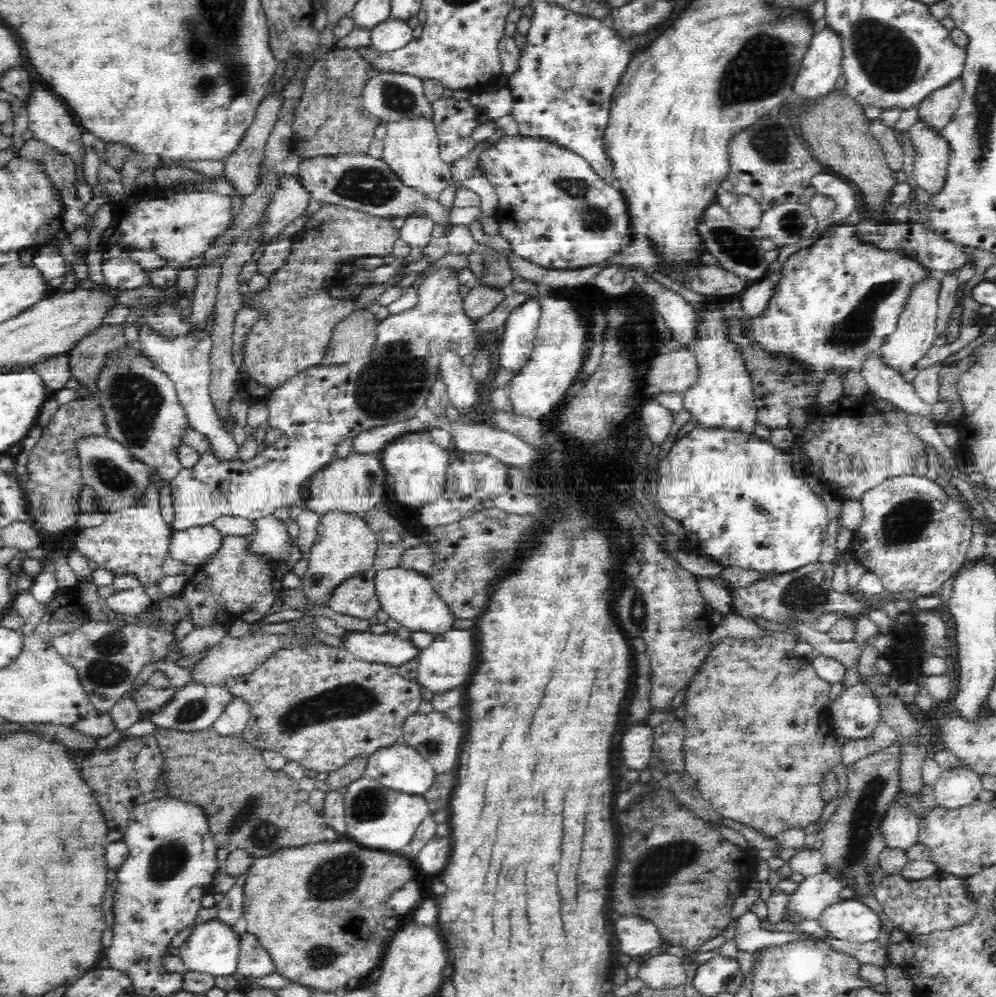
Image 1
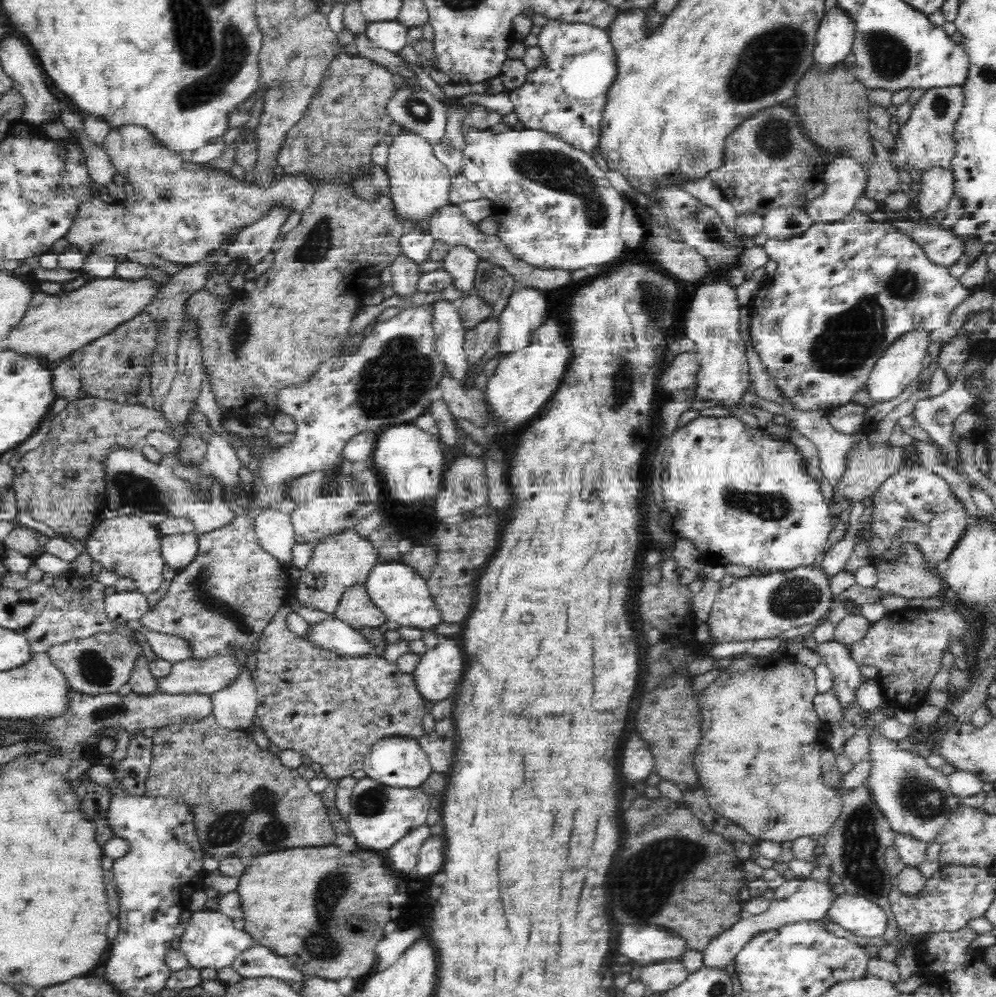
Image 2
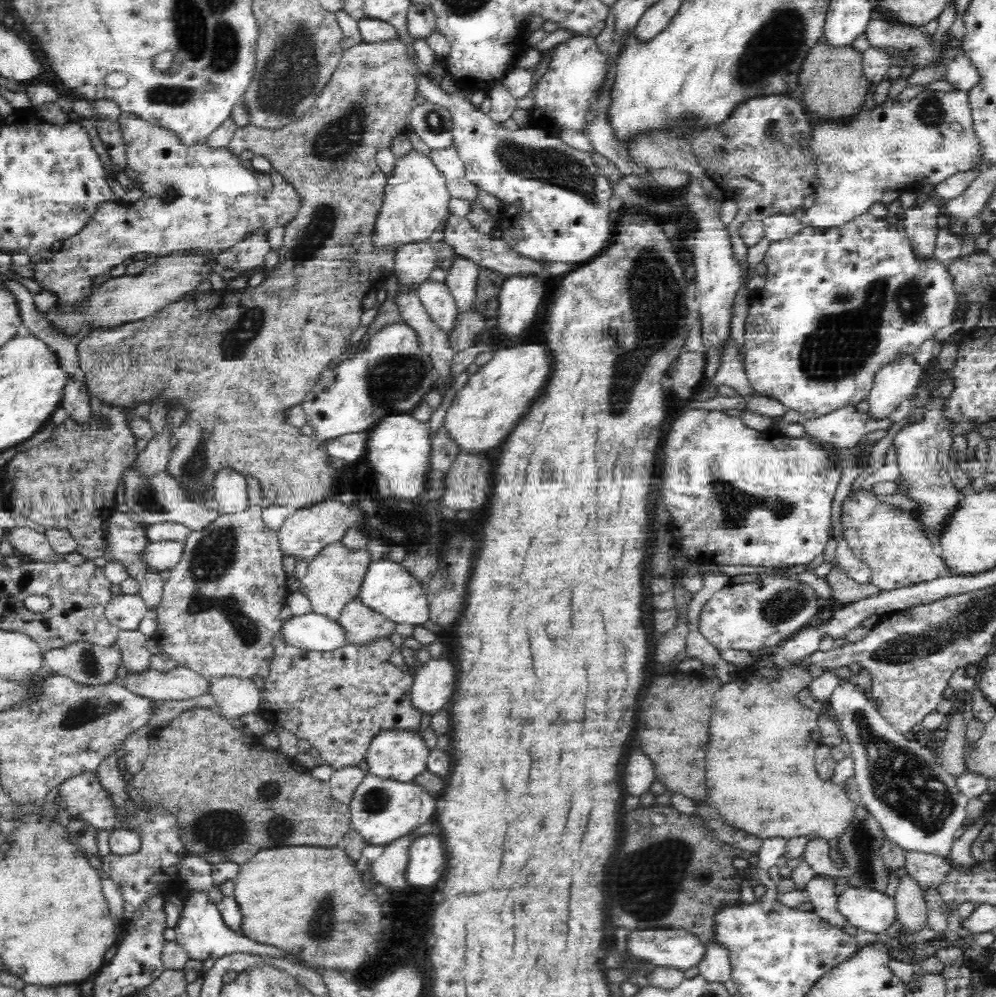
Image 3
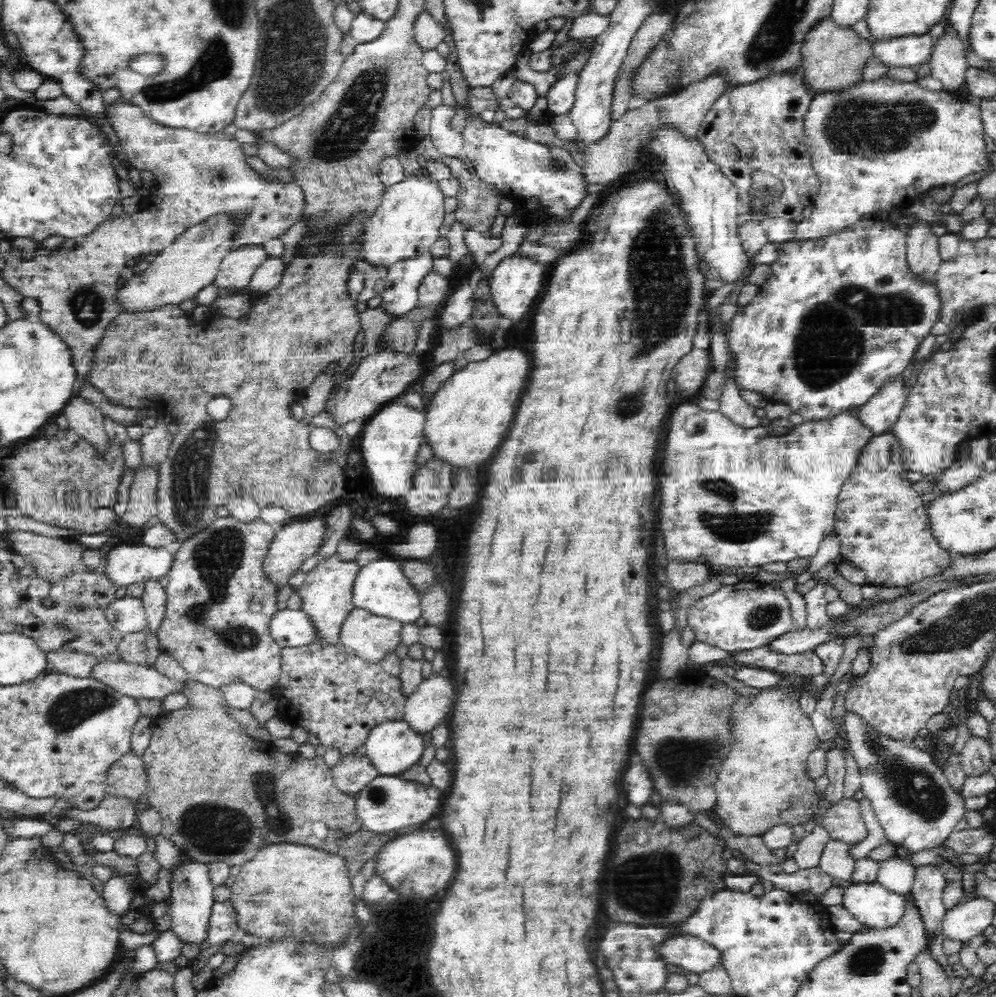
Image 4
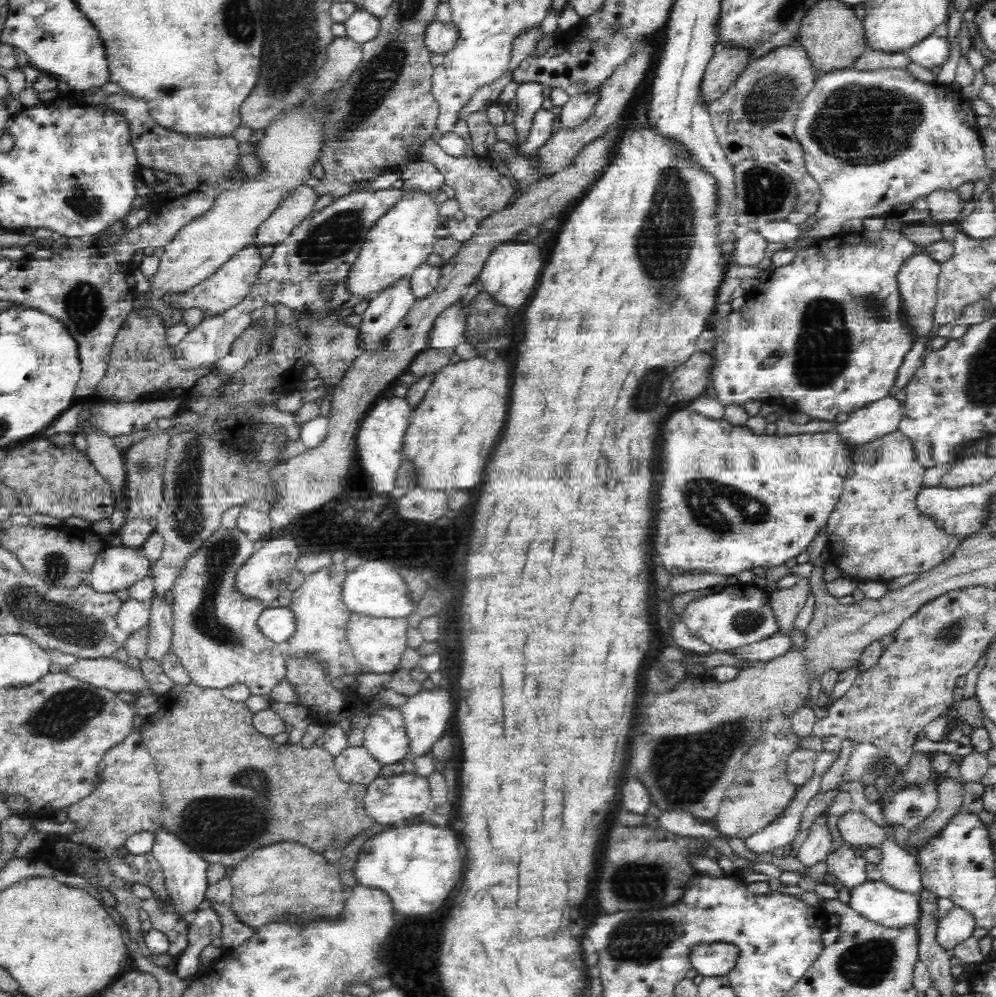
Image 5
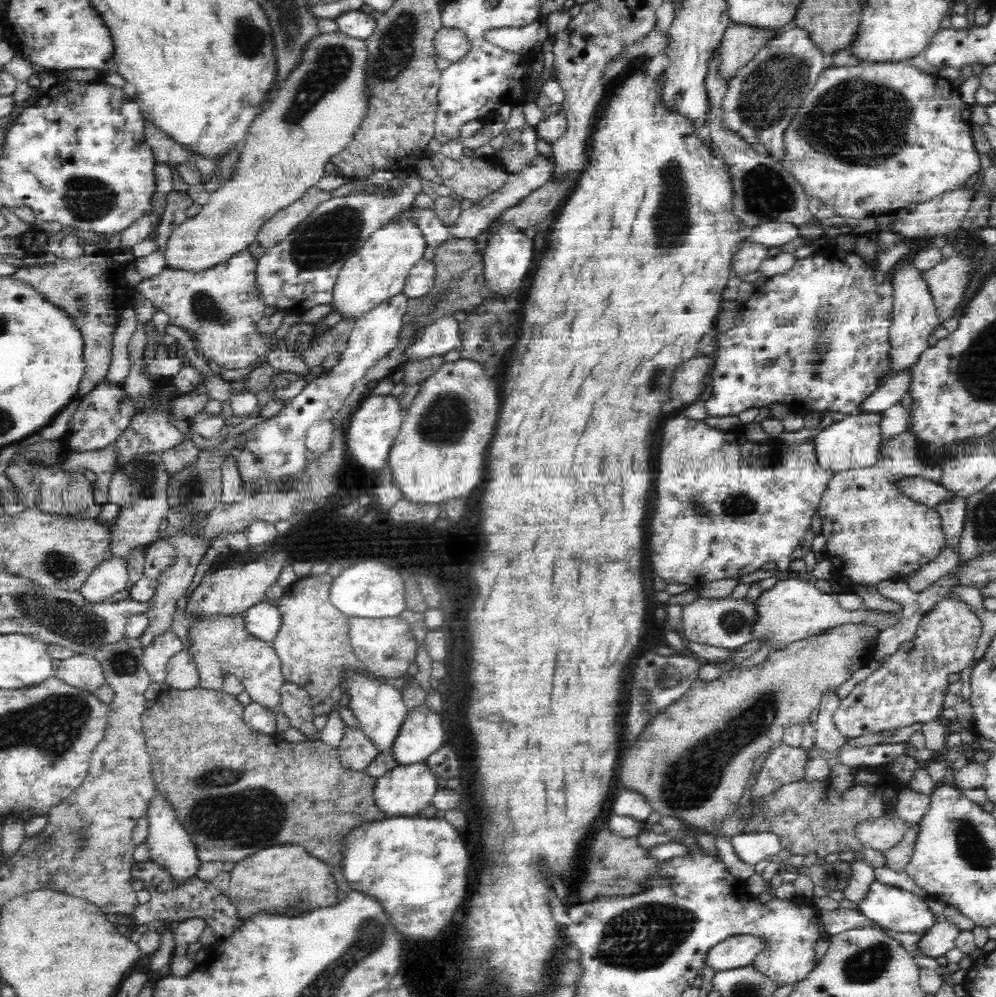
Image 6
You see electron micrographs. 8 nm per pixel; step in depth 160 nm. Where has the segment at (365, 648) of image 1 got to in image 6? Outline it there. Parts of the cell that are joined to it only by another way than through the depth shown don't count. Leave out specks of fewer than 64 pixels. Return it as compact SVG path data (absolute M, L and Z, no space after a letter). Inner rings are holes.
M261 602L246 610L245 625L250 635L266 641L270 646L282 626L282 615L278 607Z

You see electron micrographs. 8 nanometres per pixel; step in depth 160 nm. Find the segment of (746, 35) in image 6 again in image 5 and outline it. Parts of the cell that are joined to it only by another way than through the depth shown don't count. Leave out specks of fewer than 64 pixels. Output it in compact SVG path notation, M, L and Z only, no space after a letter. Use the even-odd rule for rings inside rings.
M714 48L699 84L699 104L708 106L722 98L749 62L745 48Z

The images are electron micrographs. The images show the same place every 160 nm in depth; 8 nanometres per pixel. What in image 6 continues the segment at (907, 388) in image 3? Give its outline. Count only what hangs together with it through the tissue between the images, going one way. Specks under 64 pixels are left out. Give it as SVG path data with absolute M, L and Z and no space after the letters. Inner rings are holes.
M862 411L846 415L843 420L836 421L813 436L814 443L817 444L818 462L825 469L832 469L842 472L846 469L869 467L877 461L877 450L882 442L882 412Z

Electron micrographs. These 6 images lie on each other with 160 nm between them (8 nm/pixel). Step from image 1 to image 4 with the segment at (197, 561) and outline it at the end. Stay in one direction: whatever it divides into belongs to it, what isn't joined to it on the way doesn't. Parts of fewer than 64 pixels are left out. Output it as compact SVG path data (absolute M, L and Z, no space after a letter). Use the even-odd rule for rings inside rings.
M118 544L106 554L104 571L119 588L136 581L156 581L167 574L175 555L164 546L152 548L145 544Z

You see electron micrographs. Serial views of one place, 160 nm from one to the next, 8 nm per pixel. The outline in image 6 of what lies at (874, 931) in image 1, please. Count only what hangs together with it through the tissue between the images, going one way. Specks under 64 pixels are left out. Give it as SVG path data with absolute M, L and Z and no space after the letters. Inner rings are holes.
M878 881L872 882L867 888L866 894L857 902L857 910L870 922L889 931L908 934L911 937L915 937L916 934L920 934L934 924L925 899L901 888L888 886Z

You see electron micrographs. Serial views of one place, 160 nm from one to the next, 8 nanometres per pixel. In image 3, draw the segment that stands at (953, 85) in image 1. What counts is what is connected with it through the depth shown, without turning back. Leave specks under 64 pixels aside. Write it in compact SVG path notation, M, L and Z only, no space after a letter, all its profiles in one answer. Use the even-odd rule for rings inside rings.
M926 89L908 101L888 98L882 106L867 106L854 116L850 124L814 124L810 144L816 156L819 186L815 190L814 205L801 214L804 227L836 228L854 220L881 200L888 187L900 187L901 192L915 192L926 184L938 184L953 174L968 172L979 157L979 142L972 126L969 94L966 91L932 91Z

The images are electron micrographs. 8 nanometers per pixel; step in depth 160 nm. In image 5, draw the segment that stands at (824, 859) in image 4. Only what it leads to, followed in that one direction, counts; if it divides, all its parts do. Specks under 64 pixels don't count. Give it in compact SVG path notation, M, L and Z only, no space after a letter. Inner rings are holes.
M844 843L834 852L829 852L825 863L829 874L835 876L848 890L867 881L865 859L856 856L851 844Z

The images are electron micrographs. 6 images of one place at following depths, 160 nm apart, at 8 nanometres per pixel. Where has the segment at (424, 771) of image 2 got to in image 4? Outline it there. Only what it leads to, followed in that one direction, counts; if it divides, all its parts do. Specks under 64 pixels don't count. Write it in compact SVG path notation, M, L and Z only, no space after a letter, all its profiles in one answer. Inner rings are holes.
M406 721L386 722L370 730L365 742L366 757L382 776L400 776L418 764L425 750L422 735L415 732Z

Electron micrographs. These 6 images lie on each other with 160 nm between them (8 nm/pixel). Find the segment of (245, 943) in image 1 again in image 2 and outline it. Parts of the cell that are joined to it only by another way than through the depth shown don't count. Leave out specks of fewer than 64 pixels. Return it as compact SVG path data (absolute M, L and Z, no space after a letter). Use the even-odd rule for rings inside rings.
M254 943L244 952L241 952L232 960L232 969L237 971L243 978L271 978L283 981L300 981L304 976L294 970L288 960L274 954L269 948Z

